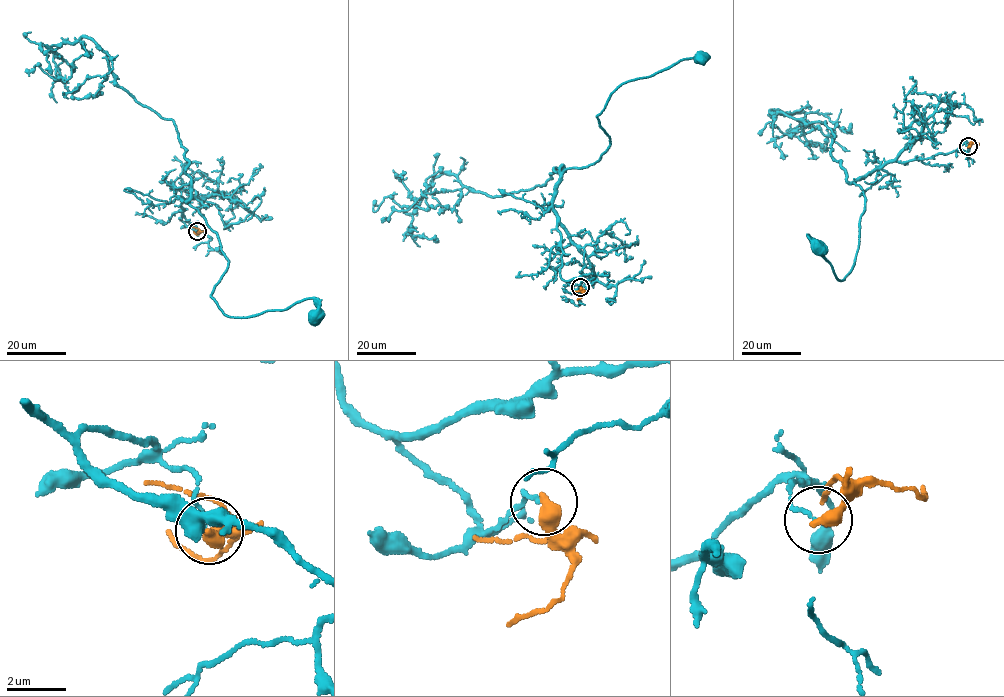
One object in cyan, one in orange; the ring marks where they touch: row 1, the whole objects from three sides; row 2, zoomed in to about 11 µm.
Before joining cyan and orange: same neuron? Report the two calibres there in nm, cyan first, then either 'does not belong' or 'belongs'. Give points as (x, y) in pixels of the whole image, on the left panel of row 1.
110 nm thick on the cyan side, 460 nm on the other; does not belong

